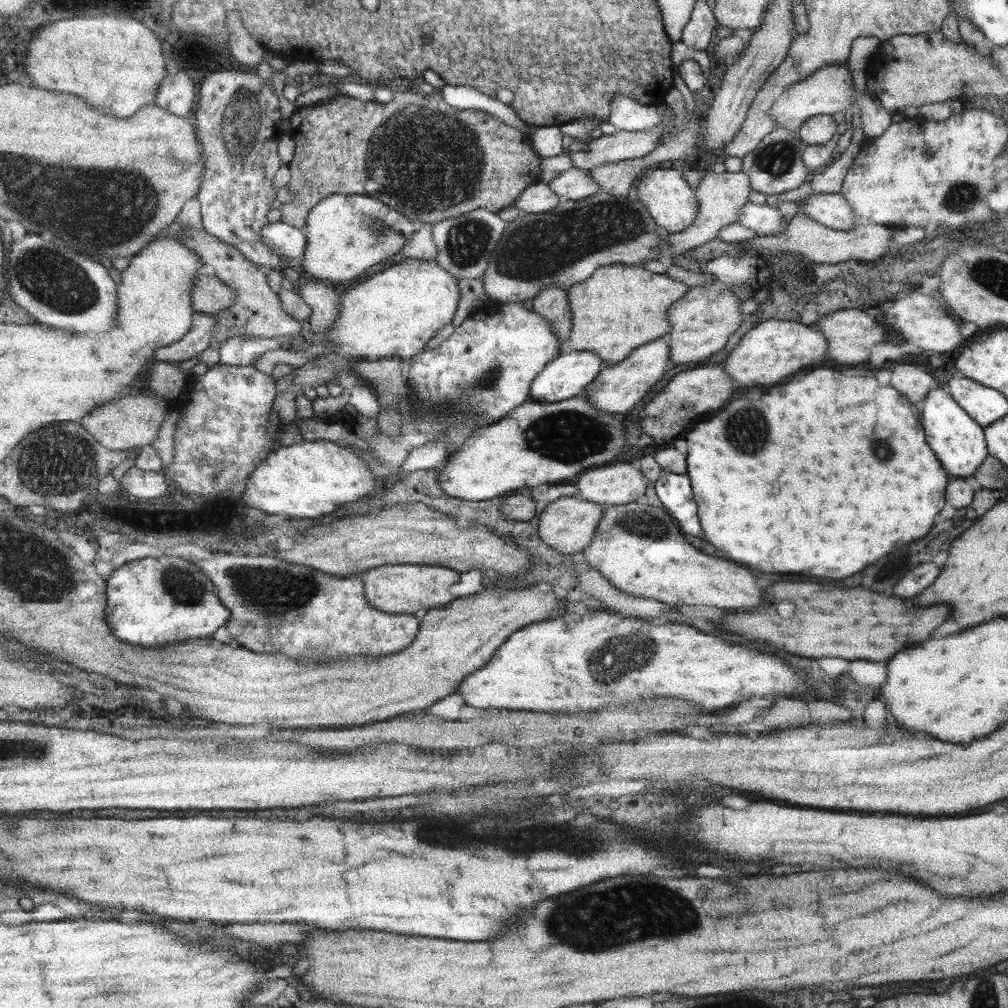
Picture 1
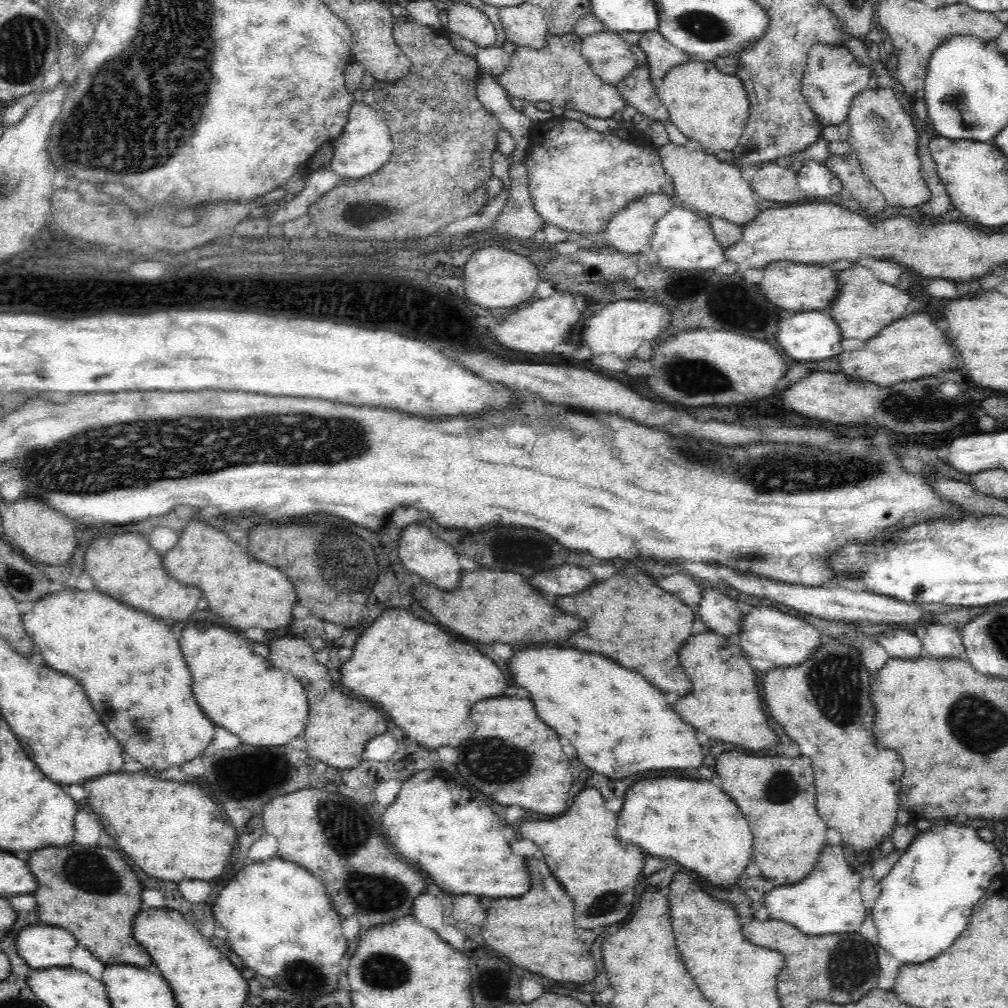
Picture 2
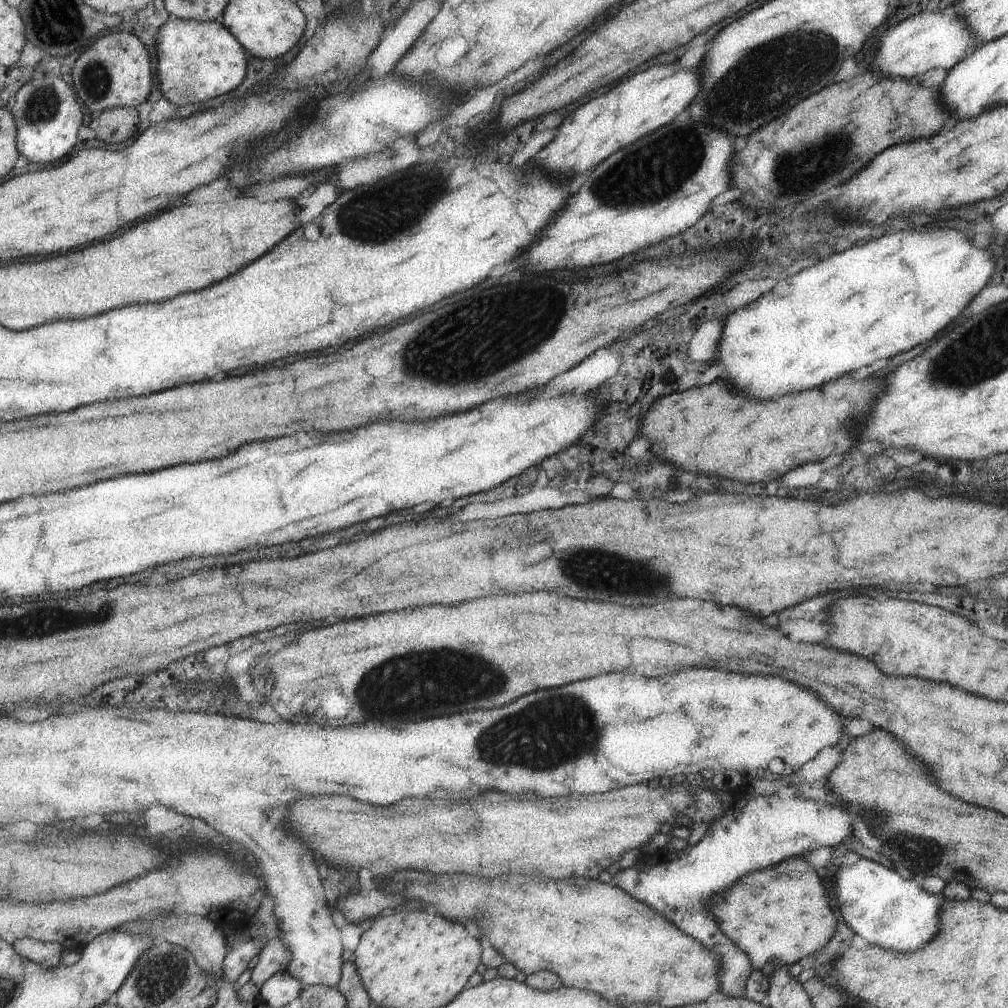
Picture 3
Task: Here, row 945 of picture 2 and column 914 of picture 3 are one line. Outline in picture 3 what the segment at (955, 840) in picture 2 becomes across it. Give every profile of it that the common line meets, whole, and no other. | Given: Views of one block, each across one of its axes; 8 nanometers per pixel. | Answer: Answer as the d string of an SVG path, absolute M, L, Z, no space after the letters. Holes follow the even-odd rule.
M859 858L835 876L835 894L845 924L869 946L891 952L913 952L943 932L943 894L927 892L911 878L901 878L891 868Z

